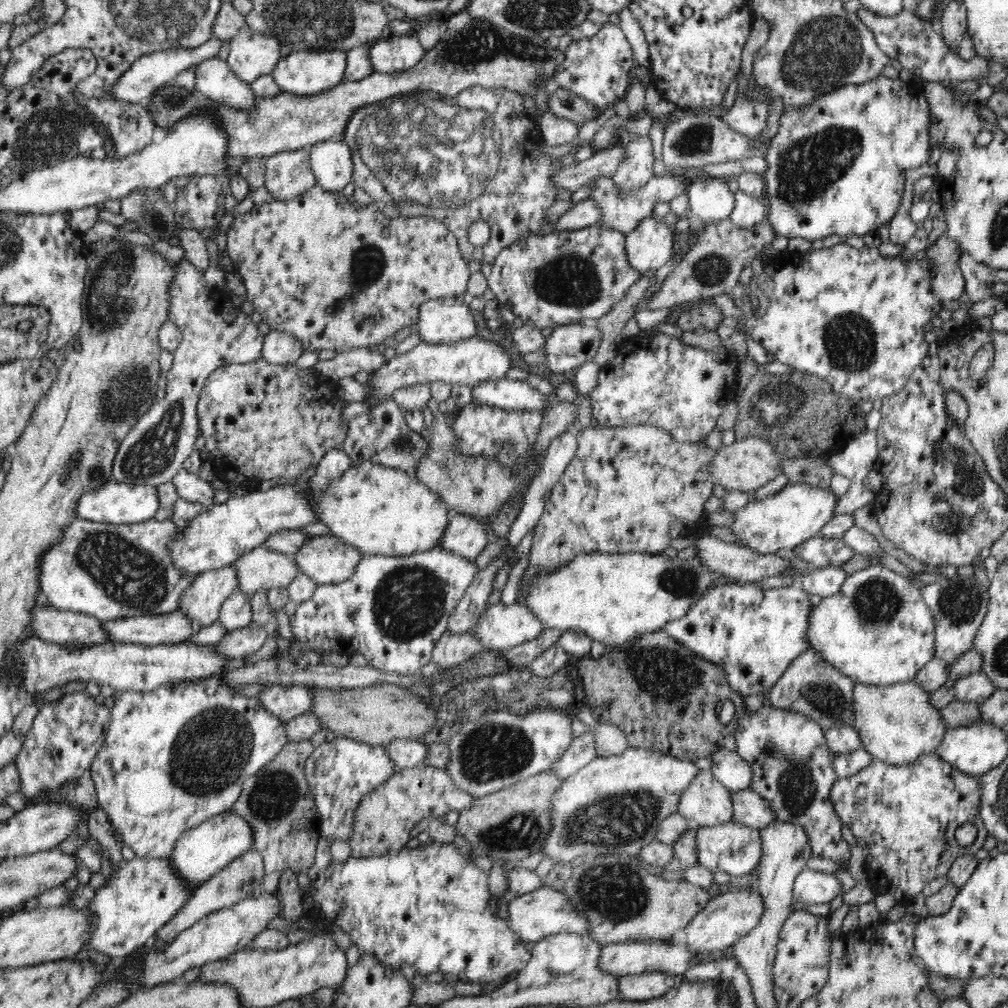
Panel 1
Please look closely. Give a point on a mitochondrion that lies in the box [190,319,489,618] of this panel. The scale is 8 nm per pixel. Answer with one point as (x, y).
(403, 444)

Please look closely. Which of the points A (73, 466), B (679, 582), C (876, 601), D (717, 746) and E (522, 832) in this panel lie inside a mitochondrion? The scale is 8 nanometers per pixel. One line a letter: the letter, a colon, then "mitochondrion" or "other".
A: mitochondrion
B: mitochondrion
C: mitochondrion
D: other
E: mitochondrion

